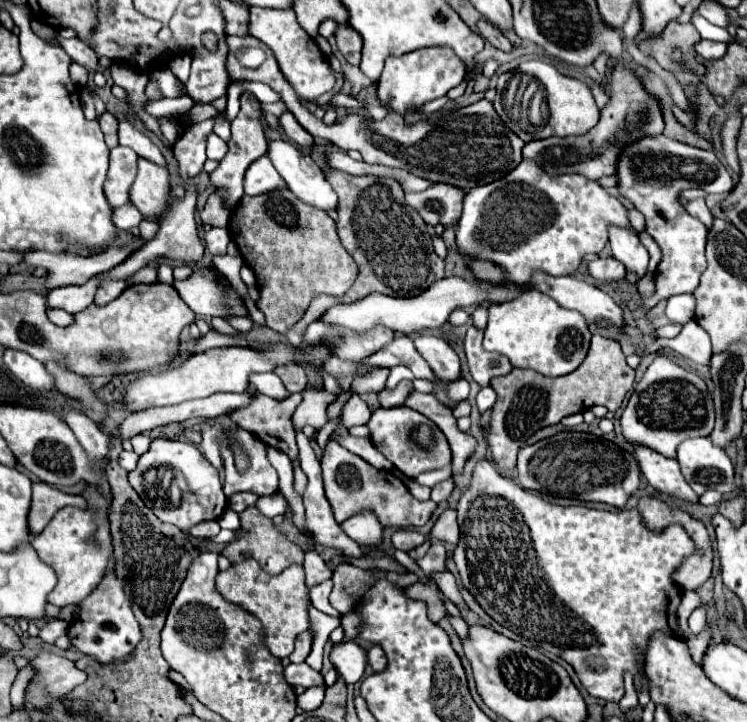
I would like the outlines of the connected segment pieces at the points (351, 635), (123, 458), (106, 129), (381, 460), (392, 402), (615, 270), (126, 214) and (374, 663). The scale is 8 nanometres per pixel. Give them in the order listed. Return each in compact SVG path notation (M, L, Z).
M349 611L347 615L343 615L343 617L341 617L341 627L345 629L345 639L343 639L343 641L355 639L355 637L357 637L357 627L359 627L357 613L355 613L355 611Z
M123 451L123 453L119 455L119 465L121 465L125 471L133 471L135 465L137 465L137 459L139 459L137 453L133 453L133 451Z
M105 111L101 117L99 117L99 123L101 123L101 131L105 133L105 143L107 143L107 147L109 149L113 149L113 147L117 147L119 143L117 143L117 119L109 113L109 111Z
M347 435L347 437L341 437L341 441L339 441L345 449L349 449L351 453L355 453L355 455L359 455L359 457L363 457L367 463L371 463L373 467L377 467L377 469L393 469L393 463L389 463L375 447L373 447L373 443L369 443L369 439L361 439L361 437L351 437L351 435Z
M401 381L401 385L397 385L393 391L387 391L383 389L379 393L379 403L383 407L397 407L397 405L403 405L407 395L413 391L413 383L411 381Z
M601 257L601 259L589 263L589 275L597 281L613 283L613 281L625 279L625 267L613 257L605 257L605 259Z
M131 205L115 209L115 225L123 231L129 231L129 229L137 227L141 223L141 219L143 219L143 215L137 213L137 209L131 207Z
M373 645L373 647L369 649L367 661L369 661L369 665L371 665L373 671L383 671L385 665L387 665L387 657L385 657L385 653L383 653L383 649L381 649L379 645Z

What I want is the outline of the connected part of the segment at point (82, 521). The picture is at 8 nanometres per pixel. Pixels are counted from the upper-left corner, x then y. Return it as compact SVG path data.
M85 485L85 491L81 495L85 495L87 509L69 507L67 511L59 511L43 529L43 533L31 539L31 545L37 551L39 559L57 573L59 581L49 593L49 603L57 607L81 603L101 583L101 577L105 577L105 569L109 569L111 535L105 517L107 499L95 485Z

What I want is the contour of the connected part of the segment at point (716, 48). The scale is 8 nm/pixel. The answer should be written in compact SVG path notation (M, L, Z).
M702 39L695 45L697 53L703 57L703 59L721 59L725 55L725 49L727 49L727 43L717 41L705 41Z

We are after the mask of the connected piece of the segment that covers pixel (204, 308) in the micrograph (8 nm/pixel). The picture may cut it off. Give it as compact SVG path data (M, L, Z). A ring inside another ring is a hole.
M193 273L189 279L185 281L175 281L173 287L177 289L177 293L181 295L181 299L199 315L199 317L225 317L225 315L245 315L245 307L239 301L235 291L225 291L217 279L215 273Z

